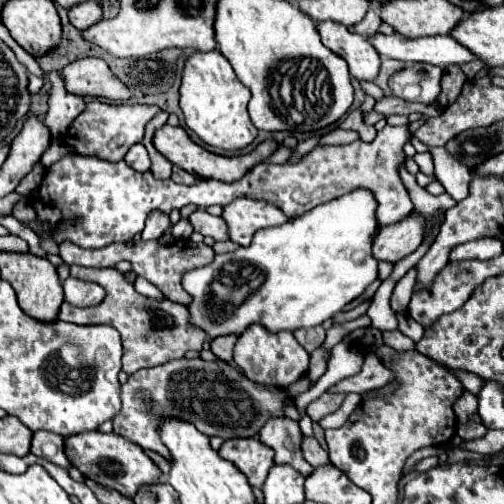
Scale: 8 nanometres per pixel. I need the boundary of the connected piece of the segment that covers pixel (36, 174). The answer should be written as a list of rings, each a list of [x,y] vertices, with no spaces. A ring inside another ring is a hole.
[[[38,163],[20,183],[18,183],[18,187],[16,187],[16,193],[20,193],[20,195],[28,195],[28,193],[32,193],[32,191],[36,191],[38,187],[40,187],[40,183],[42,183],[42,177],[44,177],[44,167]]]

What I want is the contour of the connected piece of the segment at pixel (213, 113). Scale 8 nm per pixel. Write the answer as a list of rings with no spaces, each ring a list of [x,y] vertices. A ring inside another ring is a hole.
[[[192,51],[184,63],[182,85],[180,85],[180,107],[184,111],[186,125],[208,145],[220,149],[244,149],[252,143],[258,129],[250,121],[246,111],[250,91],[236,79],[232,65],[226,57],[214,51]]]

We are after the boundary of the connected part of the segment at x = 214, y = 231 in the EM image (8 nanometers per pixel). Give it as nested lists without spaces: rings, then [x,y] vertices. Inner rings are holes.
[[[198,209],[188,217],[188,221],[192,223],[194,231],[202,233],[204,237],[212,237],[214,241],[226,241],[228,239],[222,217],[214,217],[214,215],[206,213],[204,209]]]

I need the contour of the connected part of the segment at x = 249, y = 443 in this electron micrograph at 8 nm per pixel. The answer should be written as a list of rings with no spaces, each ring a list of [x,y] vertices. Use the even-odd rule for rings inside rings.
[[[228,439],[218,451],[224,459],[232,461],[246,477],[252,487],[262,487],[274,465],[274,451],[264,447],[258,439]]]

